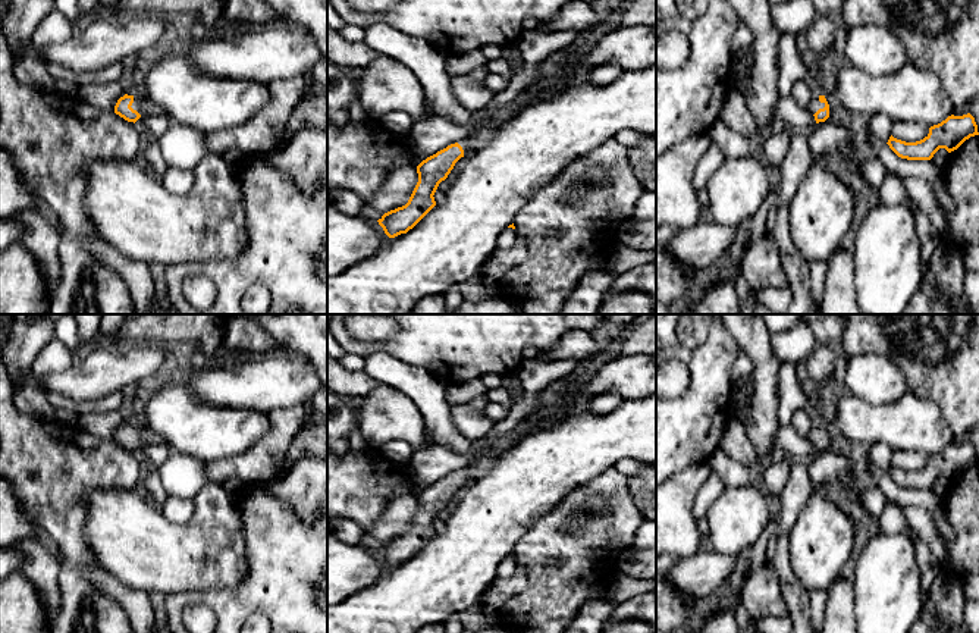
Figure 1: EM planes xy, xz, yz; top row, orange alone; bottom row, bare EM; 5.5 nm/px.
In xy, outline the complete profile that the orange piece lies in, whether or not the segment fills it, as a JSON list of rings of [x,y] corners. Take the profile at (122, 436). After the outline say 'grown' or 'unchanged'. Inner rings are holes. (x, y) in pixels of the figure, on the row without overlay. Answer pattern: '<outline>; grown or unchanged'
[[[125,423],[120,426],[114,435],[114,442],[123,446],[128,451],[137,451],[141,445],[163,445],[167,446],[167,444],[154,433],[150,427],[145,424],[128,424]]]; grown

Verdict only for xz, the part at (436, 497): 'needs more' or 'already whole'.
needs more

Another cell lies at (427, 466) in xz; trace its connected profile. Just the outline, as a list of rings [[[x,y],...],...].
[[[572,358],[555,361],[523,360],[515,370],[515,376],[521,382],[523,397],[514,401],[508,416],[495,423],[493,430],[486,438],[473,441],[470,449],[464,454],[456,454],[440,444],[414,451],[408,466],[415,482],[430,486],[474,463],[495,439],[509,435],[518,423],[534,413],[539,408],[542,392],[556,380],[569,376],[577,364],[578,361]]]

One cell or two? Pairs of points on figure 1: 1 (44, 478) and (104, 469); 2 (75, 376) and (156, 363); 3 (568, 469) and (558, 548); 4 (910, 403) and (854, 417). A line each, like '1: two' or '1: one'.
1: one
2: one
3: two
4: one

